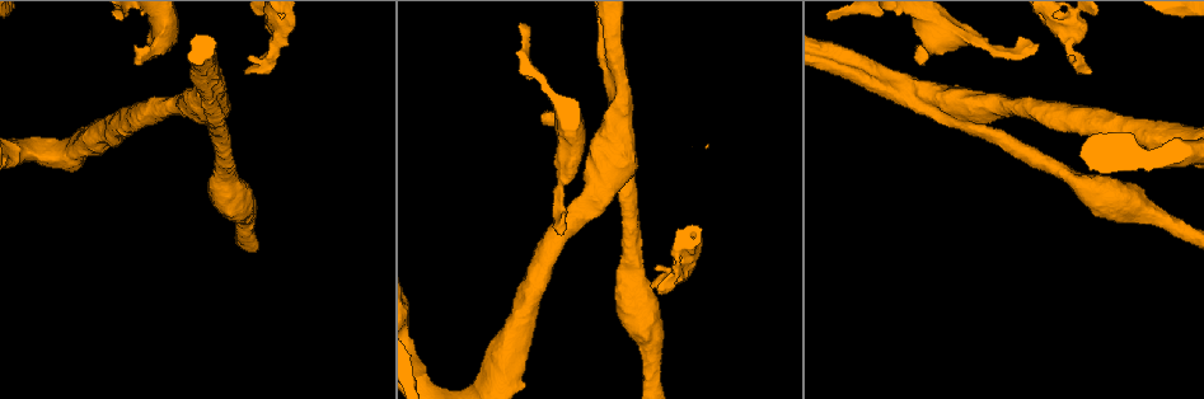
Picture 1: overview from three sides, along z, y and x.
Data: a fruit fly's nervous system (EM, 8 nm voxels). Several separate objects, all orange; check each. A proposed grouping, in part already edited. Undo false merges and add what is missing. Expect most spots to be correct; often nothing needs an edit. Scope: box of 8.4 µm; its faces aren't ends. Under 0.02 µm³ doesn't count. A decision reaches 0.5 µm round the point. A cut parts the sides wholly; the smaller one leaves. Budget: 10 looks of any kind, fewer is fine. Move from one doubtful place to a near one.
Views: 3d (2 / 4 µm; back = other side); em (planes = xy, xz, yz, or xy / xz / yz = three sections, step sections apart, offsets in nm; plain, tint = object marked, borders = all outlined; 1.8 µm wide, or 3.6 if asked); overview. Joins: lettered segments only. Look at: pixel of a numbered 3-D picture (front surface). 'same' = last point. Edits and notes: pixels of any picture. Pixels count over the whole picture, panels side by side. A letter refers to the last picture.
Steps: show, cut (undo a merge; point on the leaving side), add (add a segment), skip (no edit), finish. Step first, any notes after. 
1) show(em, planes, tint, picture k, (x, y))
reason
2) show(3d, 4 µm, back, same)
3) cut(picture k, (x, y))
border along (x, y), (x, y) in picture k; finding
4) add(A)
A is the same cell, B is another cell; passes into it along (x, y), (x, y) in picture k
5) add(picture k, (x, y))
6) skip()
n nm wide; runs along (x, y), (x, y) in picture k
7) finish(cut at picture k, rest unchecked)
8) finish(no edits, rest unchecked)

show(3d, 4 µm, picture 1, (616, 174))
four-way junction

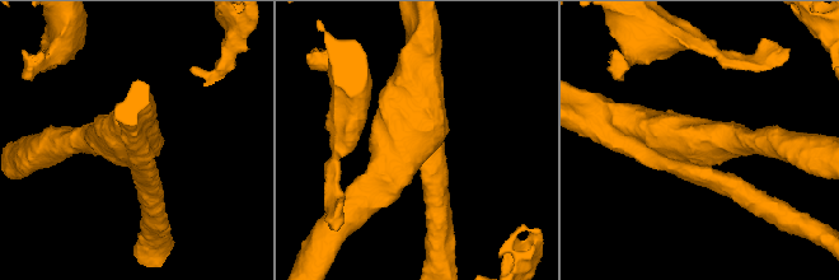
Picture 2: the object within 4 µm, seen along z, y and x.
show(em, 3.6 µm, xy, step 4, tint, picture 2, (420, 141))
need the tissue

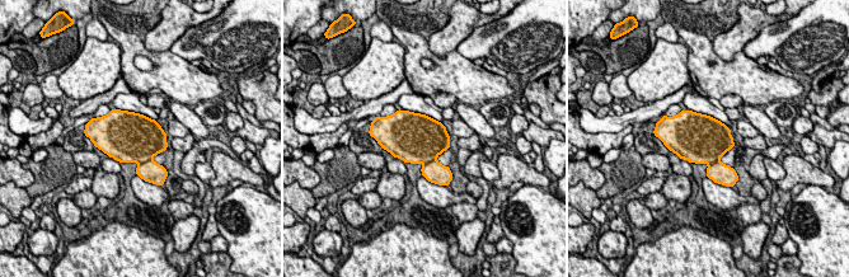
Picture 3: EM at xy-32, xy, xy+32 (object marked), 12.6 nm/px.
show(em, 3.6 µm, planes, borders, same)
another direction

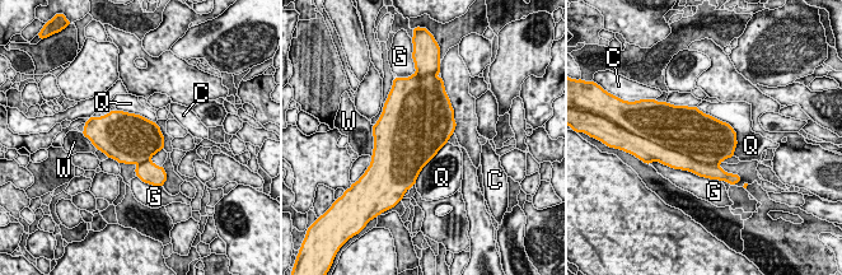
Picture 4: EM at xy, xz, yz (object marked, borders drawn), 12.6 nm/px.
cut(picture 4, (673, 159))
650 nm wide; C, G, Q and W are other cells; border along (665, 147), (712, 166) in picture 4; two cells meet here

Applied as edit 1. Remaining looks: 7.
show(em, planes, borders, picture 1, (558, 234))
branch stops here

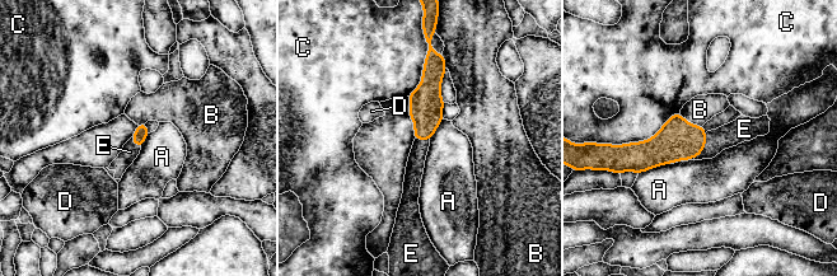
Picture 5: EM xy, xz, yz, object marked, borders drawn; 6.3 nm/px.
add(picture 5, (740, 130))
C touches over 440 nm; E is the same cell, A, B, C and D are other cells; passes into it along (677, 140), (705, 144), (740, 130) in picture 5; it goes on there

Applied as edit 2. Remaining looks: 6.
show(em, planes, borders, picture 1, (1088, 74))
free end

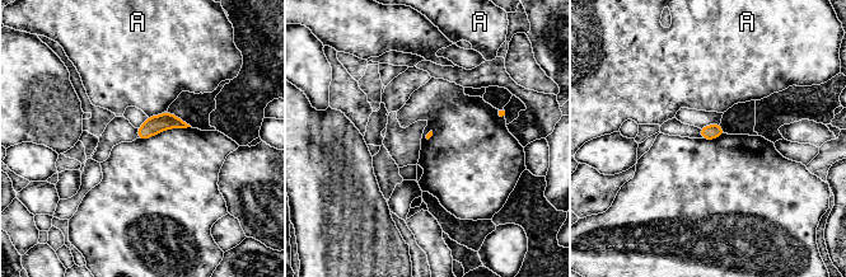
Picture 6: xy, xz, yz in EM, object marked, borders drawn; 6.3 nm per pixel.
skip()
A is another cell; border along (163, 112), (148, 117) in picture 6; no lettered segment goes on from it

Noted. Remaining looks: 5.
show(em, planes, borders, picture 1, (543, 115))

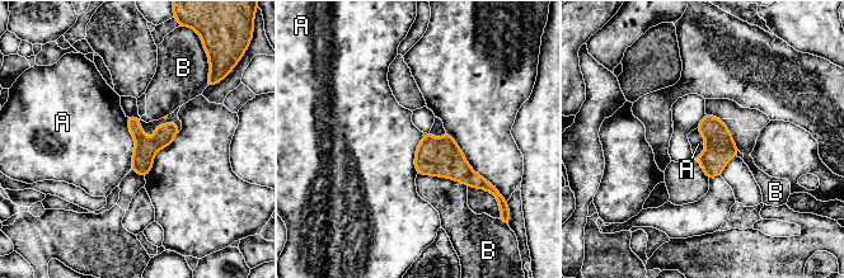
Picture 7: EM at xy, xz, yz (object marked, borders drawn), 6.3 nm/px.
skip()
A and B are other cells; border along (126, 117), (134, 137), (131, 168) in picture 7; no lettered segment goes on from it

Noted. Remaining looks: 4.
finish(cut at picture 4, add at picture 5, rest unchecked)

